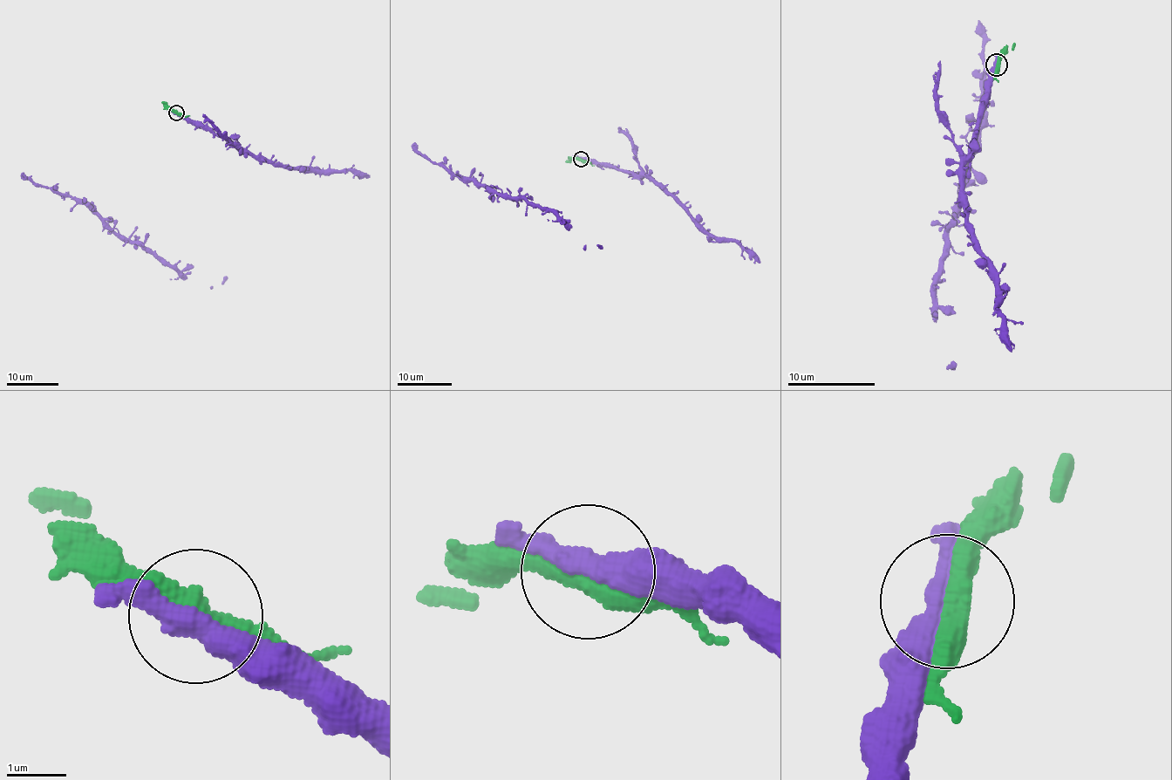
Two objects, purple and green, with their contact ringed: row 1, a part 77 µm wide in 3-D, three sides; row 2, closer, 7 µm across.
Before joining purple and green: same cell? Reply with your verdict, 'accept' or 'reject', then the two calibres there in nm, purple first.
accept | 380/420 nm

